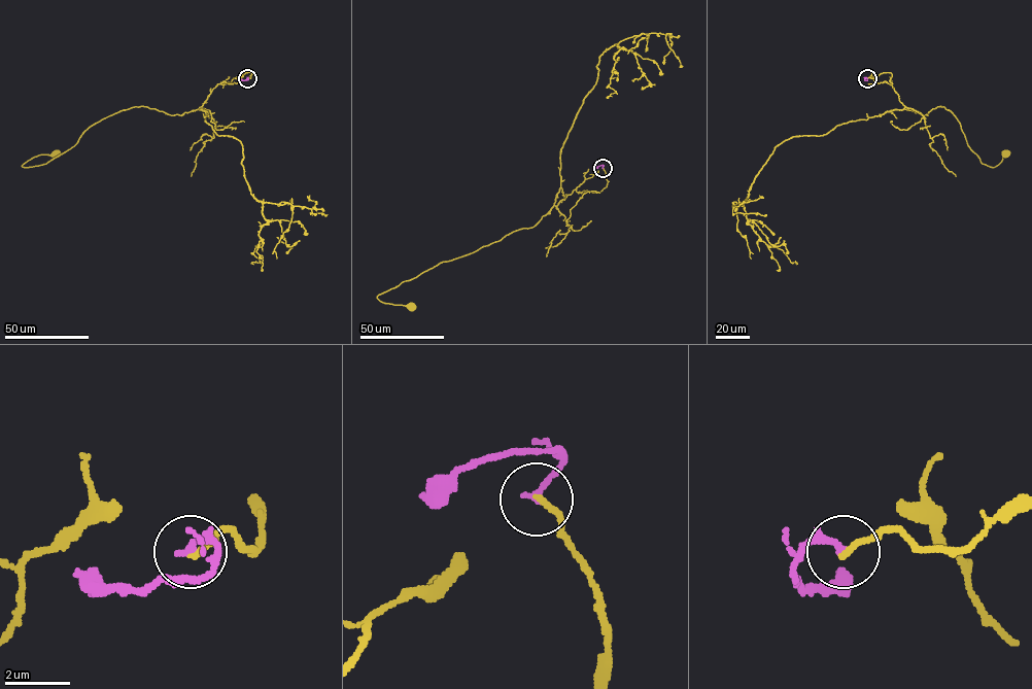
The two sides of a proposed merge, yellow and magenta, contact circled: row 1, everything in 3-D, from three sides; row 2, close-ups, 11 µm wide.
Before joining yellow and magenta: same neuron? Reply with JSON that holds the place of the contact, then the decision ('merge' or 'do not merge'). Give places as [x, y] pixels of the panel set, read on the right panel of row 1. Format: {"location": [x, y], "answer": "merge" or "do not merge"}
{"location": [867, 78], "answer": "do not merge"}

